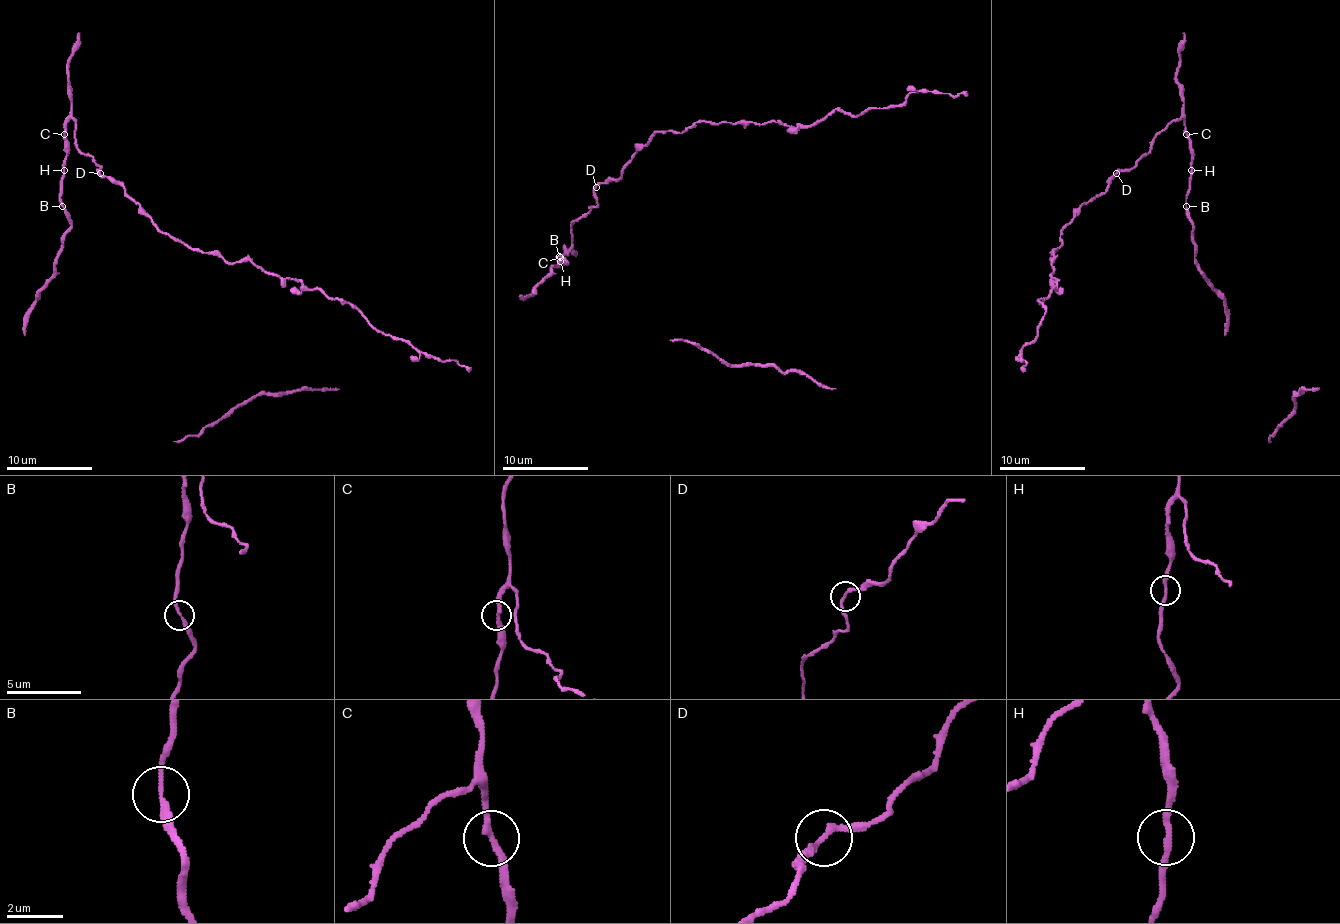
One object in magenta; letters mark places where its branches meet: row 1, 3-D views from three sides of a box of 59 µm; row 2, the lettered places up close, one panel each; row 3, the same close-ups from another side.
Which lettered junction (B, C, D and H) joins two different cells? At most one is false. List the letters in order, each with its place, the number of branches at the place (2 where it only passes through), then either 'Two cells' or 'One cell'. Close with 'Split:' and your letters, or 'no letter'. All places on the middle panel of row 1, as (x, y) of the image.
B: Place: (559, 256). Branches: 2. One cell
C: Place: (560, 257). Branches: 2. One cell
D: Place: (596, 187). Branches: 2. One cell
H: Place: (560, 261). Branches: 2. One cell
Split: no letter

